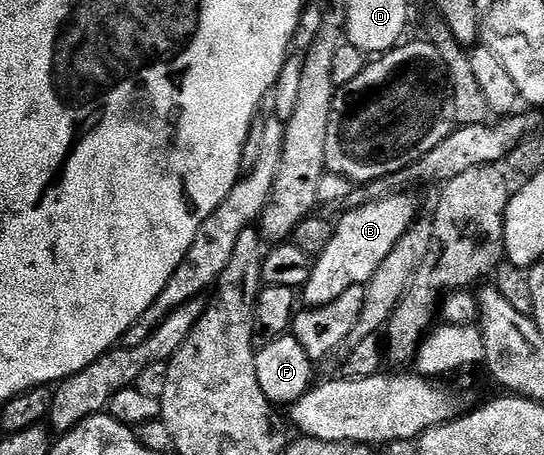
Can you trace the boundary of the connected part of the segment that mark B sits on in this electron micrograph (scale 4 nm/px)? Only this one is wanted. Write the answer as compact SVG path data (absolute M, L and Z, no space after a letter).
M392 193L382 199L372 199L359 207L347 209L335 223L333 241L314 260L309 281L301 289L301 299L307 307L329 305L329 301L337 301L345 289L353 289L367 284L377 273L377 265L389 257L393 245L405 237L405 233L417 218L415 199L411 193Z

